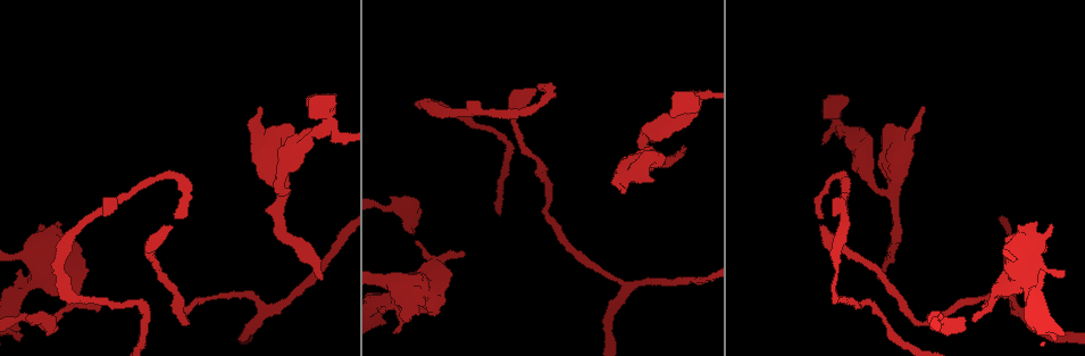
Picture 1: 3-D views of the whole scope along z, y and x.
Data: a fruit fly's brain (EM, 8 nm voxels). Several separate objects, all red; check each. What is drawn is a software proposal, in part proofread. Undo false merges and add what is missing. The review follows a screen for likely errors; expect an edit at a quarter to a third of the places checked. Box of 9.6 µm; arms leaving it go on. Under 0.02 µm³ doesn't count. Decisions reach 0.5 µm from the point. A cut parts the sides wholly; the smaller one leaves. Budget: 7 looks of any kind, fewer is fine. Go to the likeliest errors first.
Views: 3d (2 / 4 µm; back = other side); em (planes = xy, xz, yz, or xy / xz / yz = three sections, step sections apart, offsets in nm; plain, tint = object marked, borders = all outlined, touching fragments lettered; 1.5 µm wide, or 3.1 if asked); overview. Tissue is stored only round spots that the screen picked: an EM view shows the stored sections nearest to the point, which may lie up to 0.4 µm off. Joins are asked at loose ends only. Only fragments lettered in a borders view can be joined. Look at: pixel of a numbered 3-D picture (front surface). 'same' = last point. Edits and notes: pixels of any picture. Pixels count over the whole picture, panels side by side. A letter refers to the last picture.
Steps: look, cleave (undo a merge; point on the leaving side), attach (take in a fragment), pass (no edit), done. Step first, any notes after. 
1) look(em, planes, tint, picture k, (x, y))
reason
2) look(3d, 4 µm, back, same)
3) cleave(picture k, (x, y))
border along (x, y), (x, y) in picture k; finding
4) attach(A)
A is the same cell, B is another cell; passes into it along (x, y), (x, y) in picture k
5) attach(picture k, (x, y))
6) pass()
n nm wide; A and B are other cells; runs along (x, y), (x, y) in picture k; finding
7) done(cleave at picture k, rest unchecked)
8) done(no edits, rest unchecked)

look(em, planes, borders, picture 1, (923, 106))
an open end

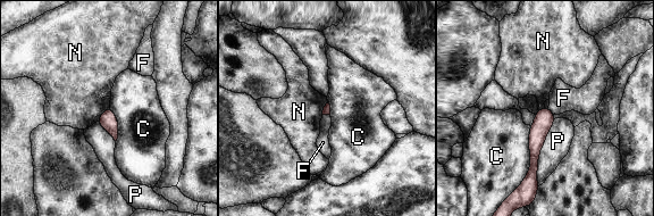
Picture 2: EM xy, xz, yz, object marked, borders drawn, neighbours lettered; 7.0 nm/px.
pass()
P touches over 480 nm; C, F, N and P are other cells; no lettered fragment goes on from it

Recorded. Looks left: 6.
look(3d, 4 µm, picture 1, (413, 233))
branch stops here

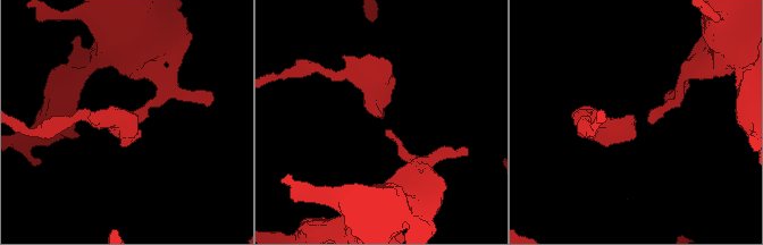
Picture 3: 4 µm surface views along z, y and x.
look(em, yz, step 4, borders, picture 3, (633, 123))

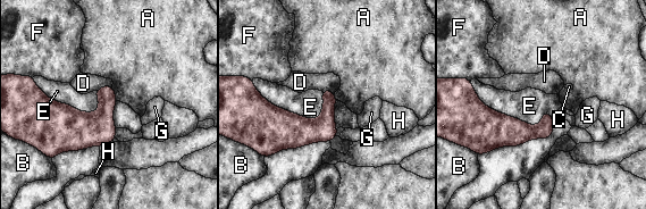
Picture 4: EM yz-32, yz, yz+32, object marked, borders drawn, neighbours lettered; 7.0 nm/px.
pass()
A, B, C, D, E, F, G and H are other cells; border along (335, 101), (334, 125), (336, 128) in picture 4; no lettered fragment goes on from it

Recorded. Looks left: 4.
look(em, xz, step 8, borders, picture 1, (514, 104))
sudden change in width

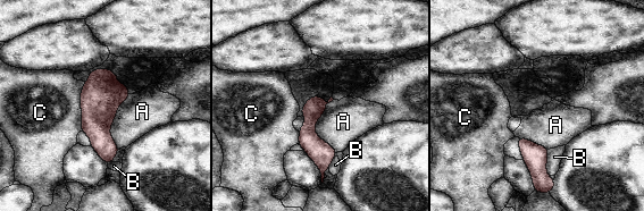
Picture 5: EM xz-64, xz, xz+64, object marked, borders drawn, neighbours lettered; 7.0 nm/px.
pass()
280 nm wide; A, B and C are other cells; continuous, no second cell

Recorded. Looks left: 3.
done(no edits, rest unchecked)

